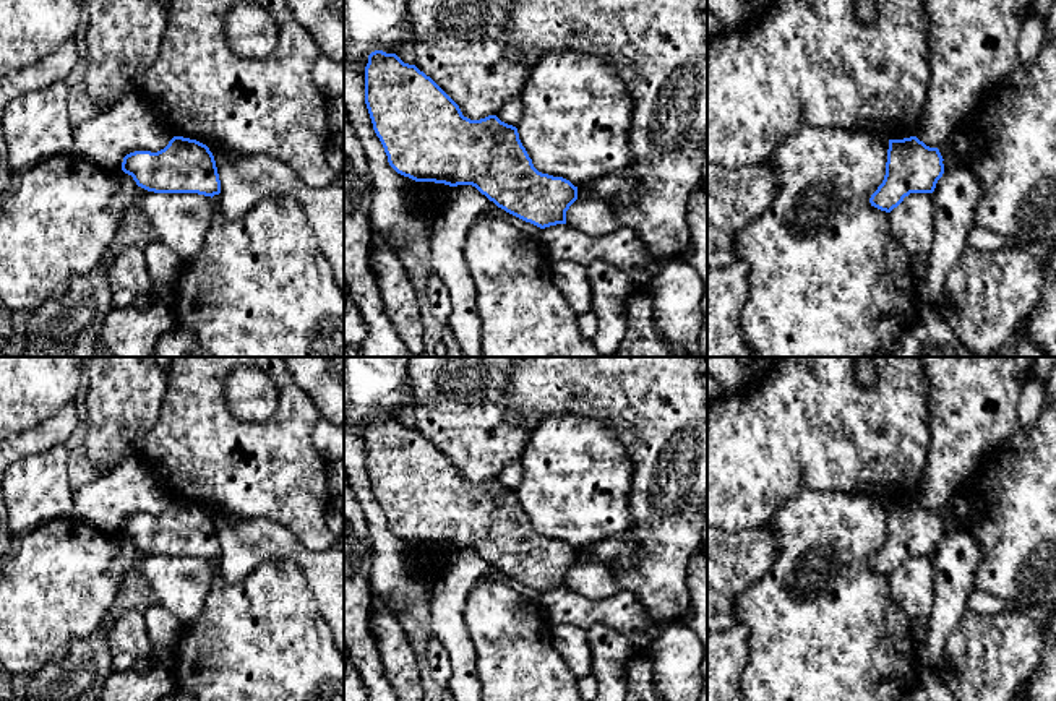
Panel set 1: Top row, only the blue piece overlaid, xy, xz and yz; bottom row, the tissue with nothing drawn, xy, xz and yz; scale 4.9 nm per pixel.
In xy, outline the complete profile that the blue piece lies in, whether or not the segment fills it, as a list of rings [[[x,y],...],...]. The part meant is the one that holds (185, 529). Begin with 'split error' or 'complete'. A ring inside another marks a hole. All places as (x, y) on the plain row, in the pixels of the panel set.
complete; [[[174,500],[157,514],[135,514],[123,521],[122,534],[138,550],[154,557],[221,557],[216,524],[209,511],[196,503]]]

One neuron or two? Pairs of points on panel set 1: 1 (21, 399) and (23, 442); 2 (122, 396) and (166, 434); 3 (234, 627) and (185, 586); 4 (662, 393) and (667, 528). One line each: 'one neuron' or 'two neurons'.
1: two neurons
2: two neurons
3: two neurons
4: one neuron

